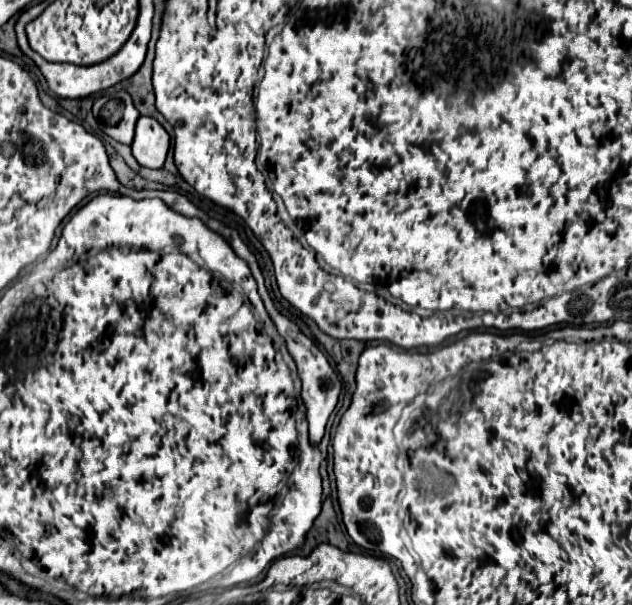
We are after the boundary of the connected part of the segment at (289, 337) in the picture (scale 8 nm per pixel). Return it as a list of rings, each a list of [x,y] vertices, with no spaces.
[[[233,237],[233,249],[235,249],[235,253],[237,253],[241,259],[247,261],[247,265],[249,265],[249,269],[251,269],[255,281],[257,281],[259,295],[261,295],[261,299],[263,299],[263,303],[265,303],[265,309],[267,309],[269,317],[273,319],[273,323],[275,323],[279,335],[285,339],[287,351],[291,353],[291,357],[293,357],[295,365],[297,365],[297,373],[299,373],[299,379],[301,379],[301,385],[303,385],[303,387],[301,387],[301,399],[303,399],[303,405],[305,405],[305,409],[307,409],[309,443],[311,443],[311,445],[317,445],[317,443],[321,441],[323,433],[325,433],[327,419],[329,419],[329,415],[333,413],[333,409],[335,409],[335,405],[337,405],[337,399],[339,399],[339,393],[341,393],[341,379],[339,379],[339,375],[333,371],[333,367],[329,365],[327,357],[319,351],[319,347],[317,347],[309,337],[305,337],[305,335],[299,331],[299,327],[297,327],[291,319],[287,319],[285,315],[281,315],[281,313],[275,309],[275,305],[273,305],[273,301],[271,301],[271,297],[269,297],[269,293],[267,293],[267,289],[265,289],[263,275],[261,275],[261,271],[259,271],[257,259],[255,259],[255,255],[247,249],[247,245],[243,245],[237,237]]]

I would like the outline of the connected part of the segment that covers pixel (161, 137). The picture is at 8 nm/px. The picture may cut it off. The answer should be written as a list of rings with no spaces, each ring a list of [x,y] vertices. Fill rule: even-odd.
[[[139,117],[131,149],[139,165],[161,169],[169,151],[169,133],[153,117]]]

